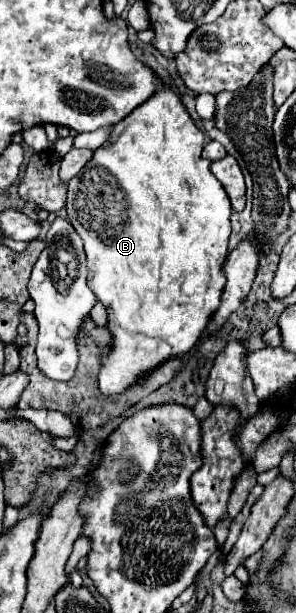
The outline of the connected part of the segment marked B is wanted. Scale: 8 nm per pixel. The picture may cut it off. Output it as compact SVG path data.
M163 85L159 91L153 93L151 99L141 103L125 119L121 119L119 123L115 123L111 127L109 139L99 149L95 149L93 157L87 161L87 165L81 169L81 173L69 181L69 195L67 195L67 205L65 205L67 219L71 221L71 225L75 227L75 231L79 233L79 237L85 243L87 267L89 267L87 283L93 289L93 293L97 295L97 299L101 299L101 303L107 307L109 329L113 333L111 355L107 355L103 359L103 369L99 373L99 389L105 395L125 391L139 375L143 375L143 371L157 367L171 355L181 355L181 353L189 351L197 343L201 331L205 329L209 315L213 315L213 311L219 307L219 297L221 297L221 289L225 283L221 265L227 257L227 243L229 243L229 235L231 235L231 221L229 221L231 203L227 199L225 189L221 187L221 183L215 179L215 175L209 169L211 161L203 159L201 151L203 151L203 133L195 127L189 111L181 99L181 93L177 93L171 85Z

